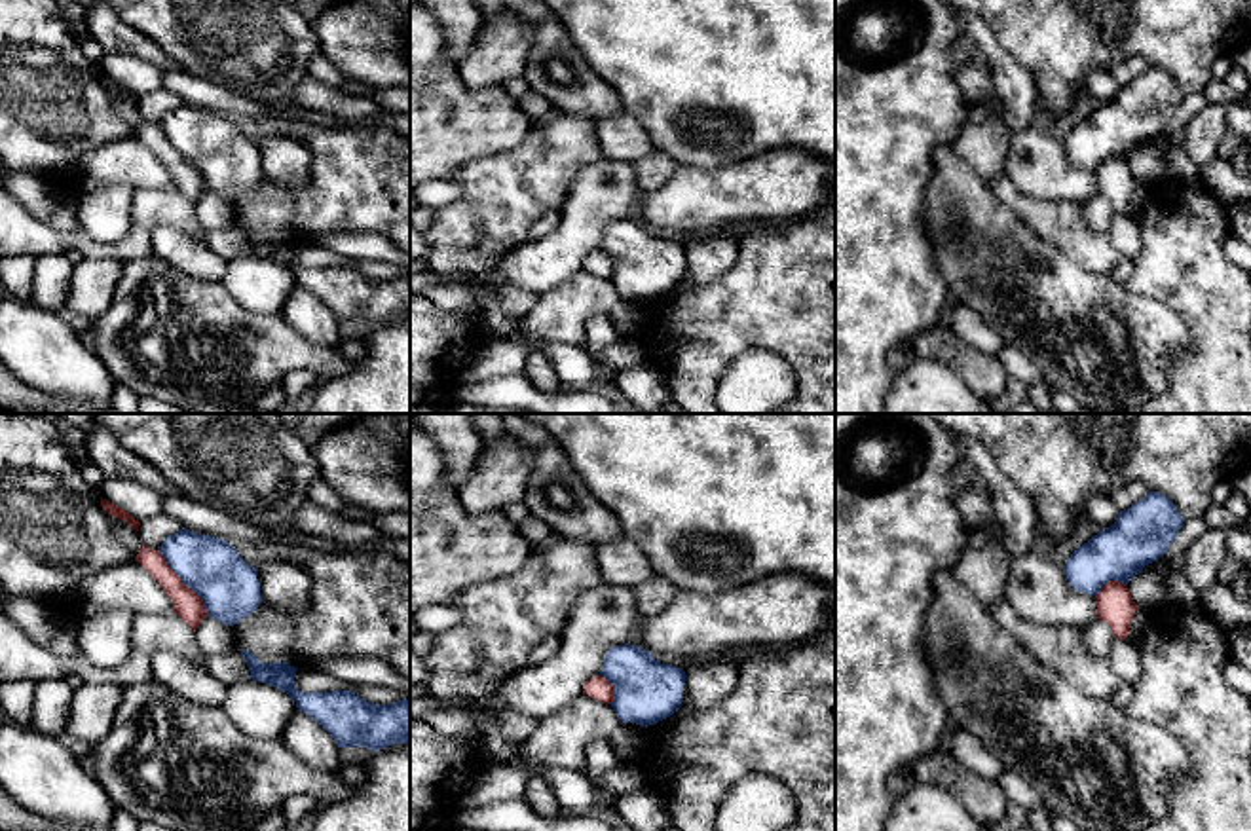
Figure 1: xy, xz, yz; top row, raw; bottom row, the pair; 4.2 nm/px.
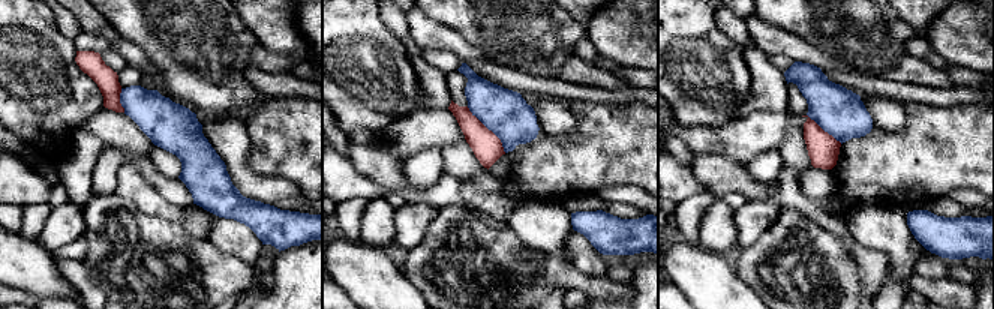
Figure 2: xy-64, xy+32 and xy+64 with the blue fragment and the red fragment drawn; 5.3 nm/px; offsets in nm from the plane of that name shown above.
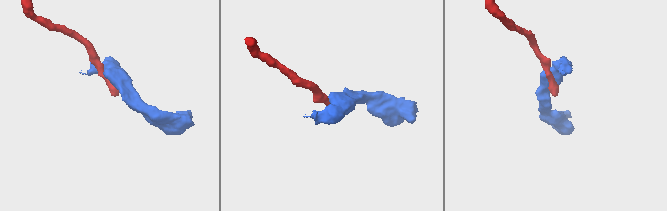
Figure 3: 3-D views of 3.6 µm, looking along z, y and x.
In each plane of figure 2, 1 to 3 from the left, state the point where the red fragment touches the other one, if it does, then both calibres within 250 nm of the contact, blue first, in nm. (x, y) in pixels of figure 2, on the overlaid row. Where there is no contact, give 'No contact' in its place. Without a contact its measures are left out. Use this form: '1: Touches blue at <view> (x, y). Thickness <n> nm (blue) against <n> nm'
1: Touches blue at xy-64 (120, 101). Thickness 240 nm (blue) against 120 nm
2: Touches blue at xy+32 (489, 129). Thickness 240 nm (blue) against 160 nm
3: Touches blue at xy+64 (825, 131). Thickness 260 nm (blue) against 170 nm

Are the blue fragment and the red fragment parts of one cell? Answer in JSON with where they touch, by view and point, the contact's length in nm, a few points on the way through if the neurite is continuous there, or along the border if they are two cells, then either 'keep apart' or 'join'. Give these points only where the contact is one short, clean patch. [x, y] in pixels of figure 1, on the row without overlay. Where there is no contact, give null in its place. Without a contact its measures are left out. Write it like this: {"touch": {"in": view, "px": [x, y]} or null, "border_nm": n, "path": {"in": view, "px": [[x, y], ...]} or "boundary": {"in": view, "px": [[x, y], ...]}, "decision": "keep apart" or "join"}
{"touch": {"in": "xy", "px": [185, 158]}, "border_nm": 360, "boundary": {"in": "xy", "px": [[158, 126], [168, 141], [202, 175], [209, 190]]}, "decision": "keep apart"}

